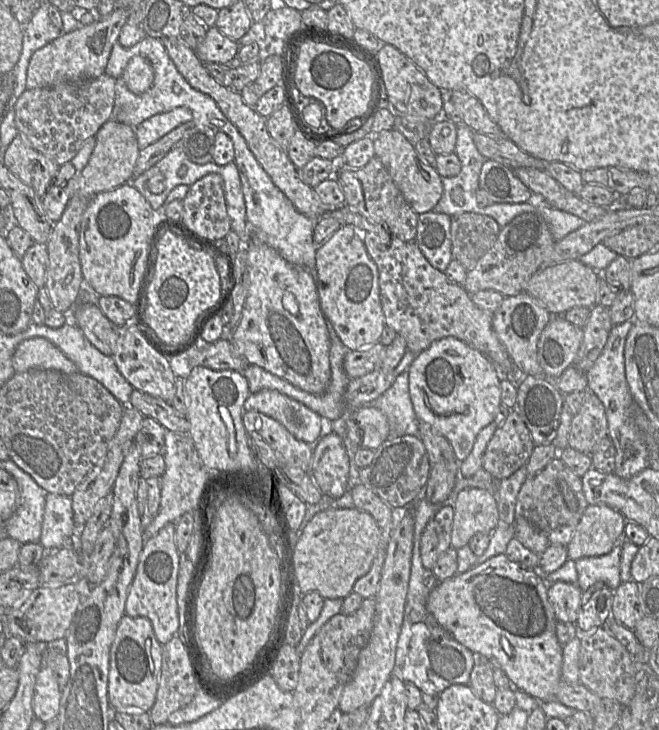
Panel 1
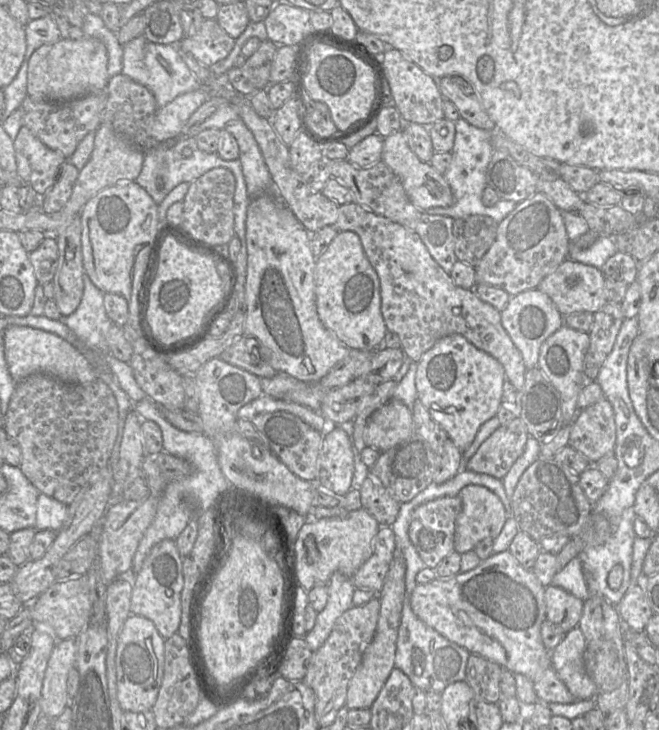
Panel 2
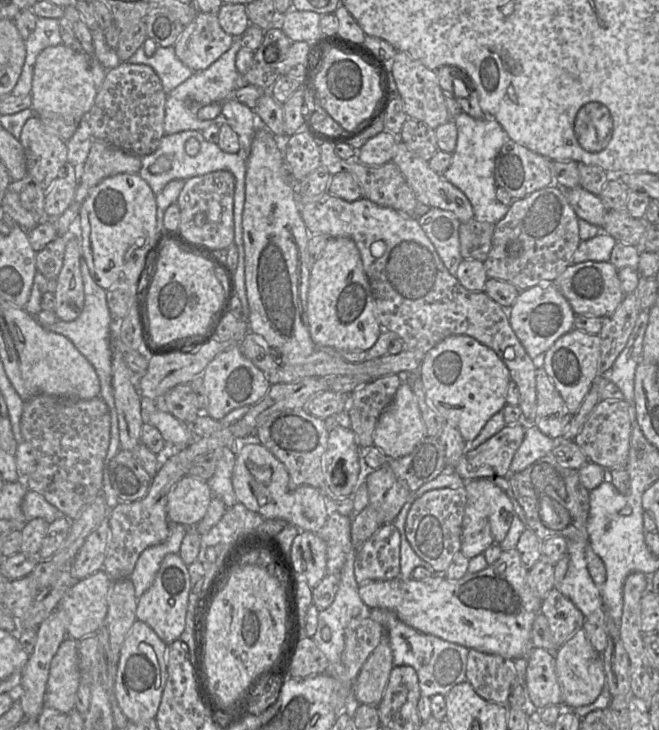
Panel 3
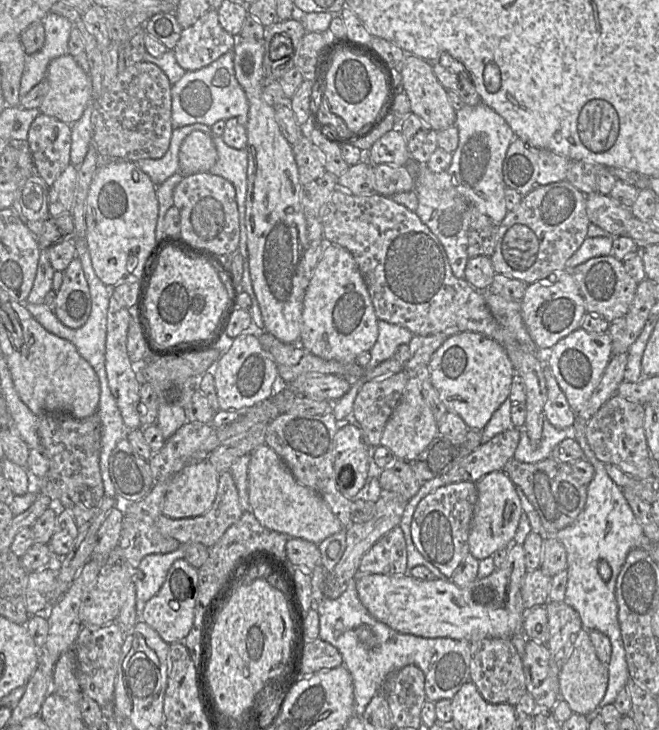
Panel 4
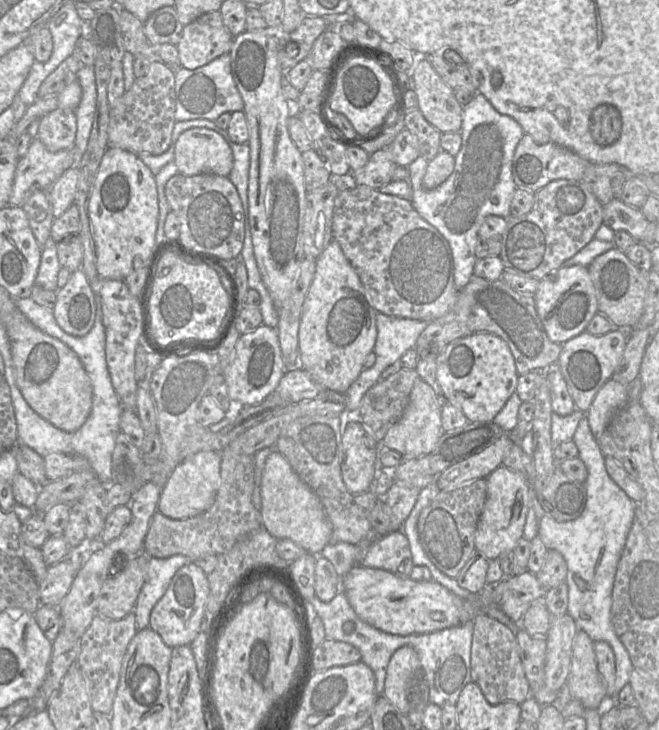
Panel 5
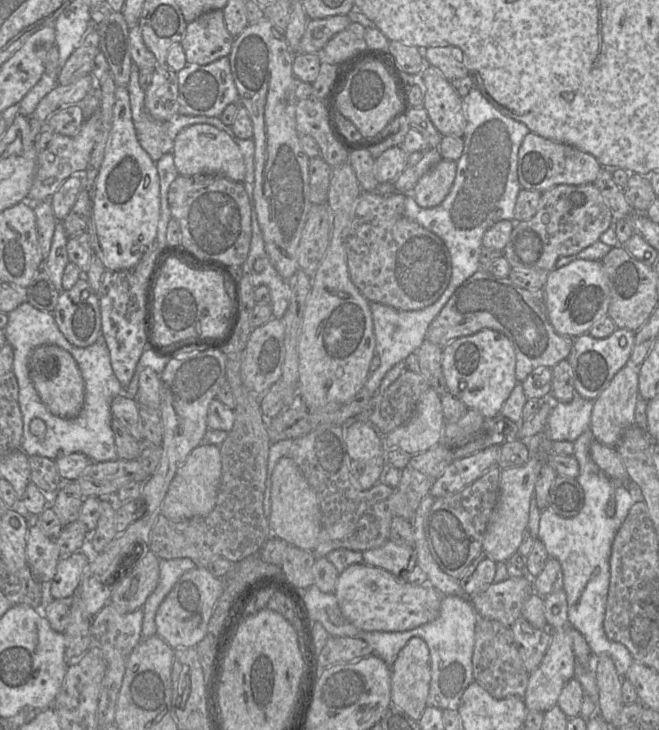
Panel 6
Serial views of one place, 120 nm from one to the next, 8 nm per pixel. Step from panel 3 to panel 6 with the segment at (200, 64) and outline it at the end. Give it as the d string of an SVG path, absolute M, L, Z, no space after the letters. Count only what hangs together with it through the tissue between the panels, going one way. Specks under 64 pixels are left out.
M213 10L187 24L181 45L188 64L207 65L229 56L235 38L226 27L223 10Z

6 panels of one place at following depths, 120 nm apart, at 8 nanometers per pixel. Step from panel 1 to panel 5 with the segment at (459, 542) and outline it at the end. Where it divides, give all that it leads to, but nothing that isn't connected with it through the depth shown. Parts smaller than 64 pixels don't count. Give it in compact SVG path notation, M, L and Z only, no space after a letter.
M500 466L487 478L487 496L475 533L475 549L487 560L495 560L503 554L513 552L523 530L529 509L529 484L519 472Z

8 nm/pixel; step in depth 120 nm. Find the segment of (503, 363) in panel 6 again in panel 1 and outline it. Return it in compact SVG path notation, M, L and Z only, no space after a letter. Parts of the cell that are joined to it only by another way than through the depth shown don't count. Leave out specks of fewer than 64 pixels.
M454 337L433 342L428 349L415 357L407 371L410 398L417 416L417 423L428 424L444 436L451 444L457 460L463 462L471 453L478 434L495 420L502 404L502 374L482 353Z

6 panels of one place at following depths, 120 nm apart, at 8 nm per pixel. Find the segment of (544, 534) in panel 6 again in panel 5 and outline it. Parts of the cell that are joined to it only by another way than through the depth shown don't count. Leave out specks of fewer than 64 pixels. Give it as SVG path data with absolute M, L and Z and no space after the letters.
M587 416L579 422L573 436L579 454L578 457L585 463L588 477L584 482L587 502L582 514L572 521L560 522L545 514L538 523L538 536L548 550L557 550L562 554L567 564L566 583L568 586L567 613L575 620L579 629L585 631L590 638L596 641L605 641L612 647L615 656L615 693L629 683L634 669L630 656L623 643L617 636L611 622L612 592L615 575L626 544L628 533L635 519L635 502L609 476L605 466L605 456L602 454L597 440L594 438Z

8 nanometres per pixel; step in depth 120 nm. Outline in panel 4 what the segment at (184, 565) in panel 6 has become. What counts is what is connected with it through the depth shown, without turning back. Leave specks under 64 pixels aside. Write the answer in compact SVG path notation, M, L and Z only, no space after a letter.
M184 546L167 554L150 554L140 562L138 569L144 577L135 582L136 586L136 611L140 620L146 603L154 597L166 580L166 576L172 564L184 558Z

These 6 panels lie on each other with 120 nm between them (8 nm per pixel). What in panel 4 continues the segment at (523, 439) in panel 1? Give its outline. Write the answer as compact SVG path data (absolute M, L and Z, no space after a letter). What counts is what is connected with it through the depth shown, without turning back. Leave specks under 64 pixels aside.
M516 427L497 434L455 464L446 474L448 481L476 483L491 472L504 471L507 462L514 458L519 440L520 429Z

